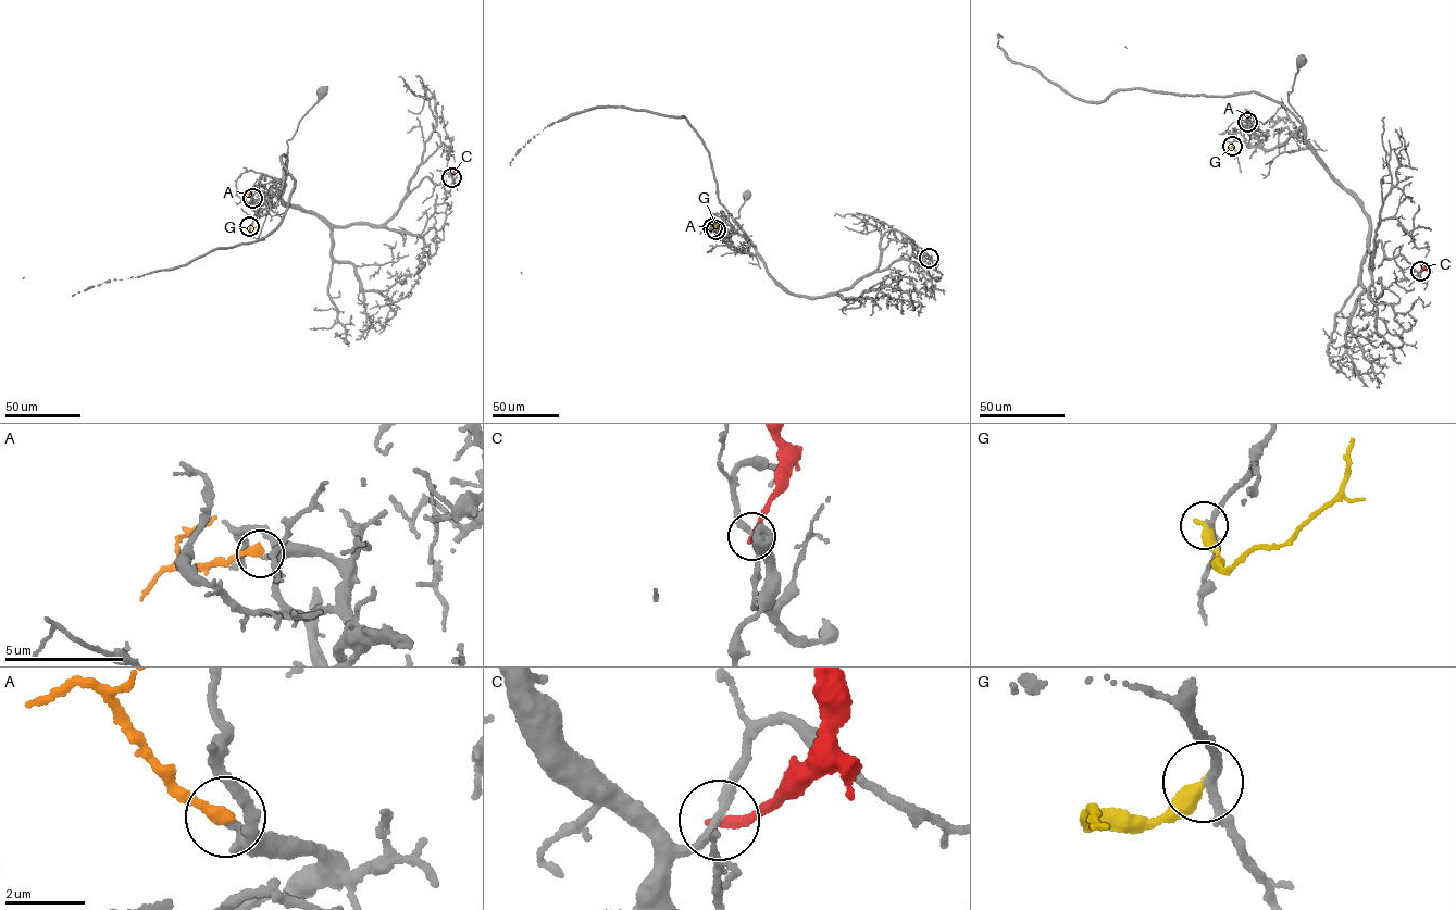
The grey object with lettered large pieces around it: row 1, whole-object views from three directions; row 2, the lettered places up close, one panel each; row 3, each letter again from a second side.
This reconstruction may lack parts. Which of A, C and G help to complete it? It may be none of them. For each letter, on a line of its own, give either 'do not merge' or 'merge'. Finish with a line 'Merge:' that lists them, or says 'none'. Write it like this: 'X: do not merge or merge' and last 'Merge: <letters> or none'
A: merge
C: do not merge
G: do not merge
Merge: A

